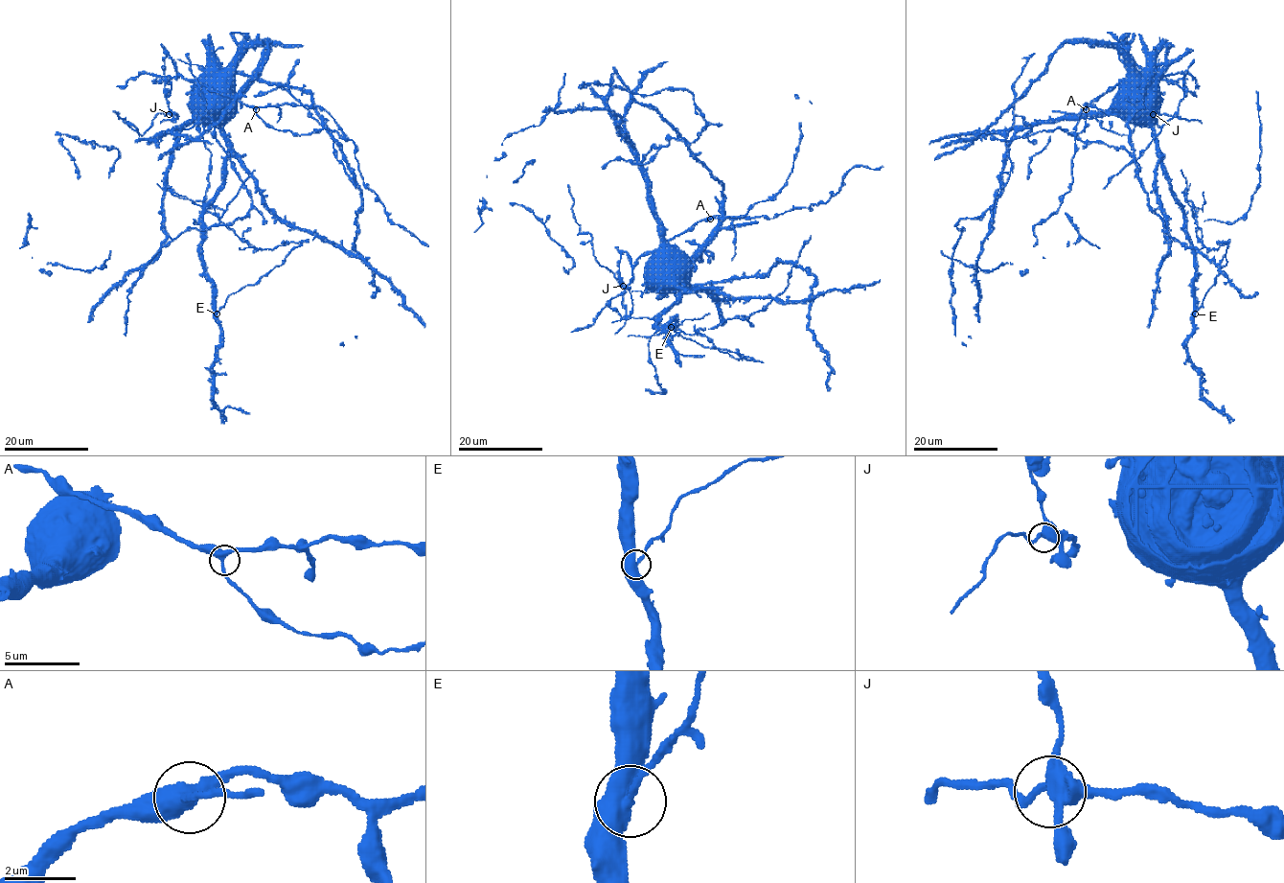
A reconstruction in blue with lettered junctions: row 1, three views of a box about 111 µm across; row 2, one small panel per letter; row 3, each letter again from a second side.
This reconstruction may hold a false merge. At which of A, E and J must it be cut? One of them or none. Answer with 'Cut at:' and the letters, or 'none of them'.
Cut at: E

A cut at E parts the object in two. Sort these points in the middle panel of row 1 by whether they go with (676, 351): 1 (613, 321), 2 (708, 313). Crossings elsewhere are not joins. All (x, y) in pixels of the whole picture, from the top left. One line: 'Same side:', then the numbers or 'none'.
Same side: none

